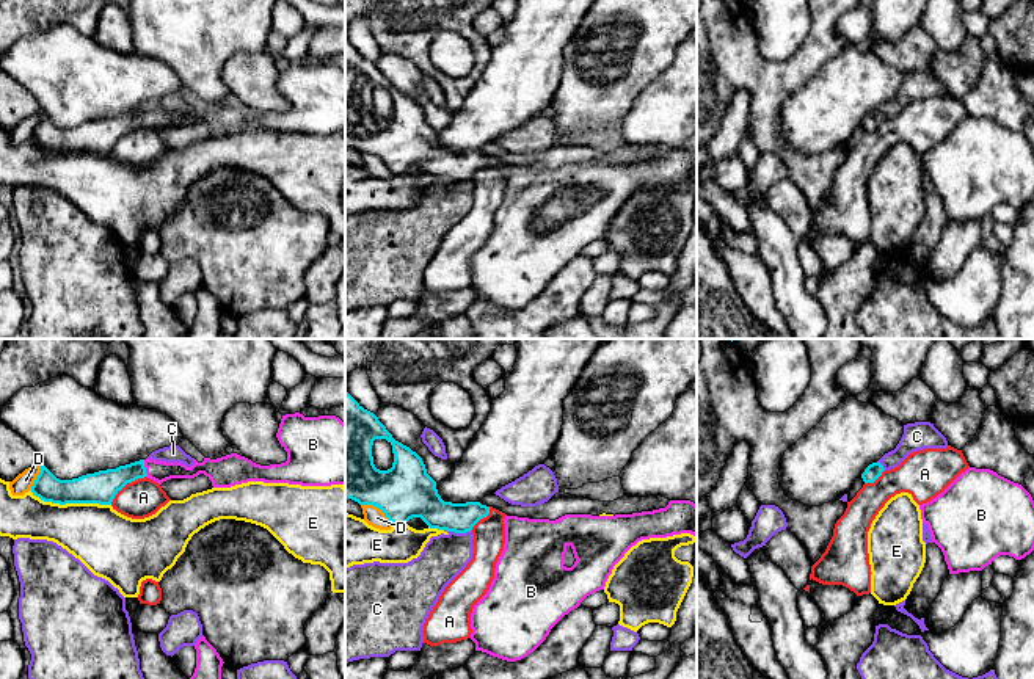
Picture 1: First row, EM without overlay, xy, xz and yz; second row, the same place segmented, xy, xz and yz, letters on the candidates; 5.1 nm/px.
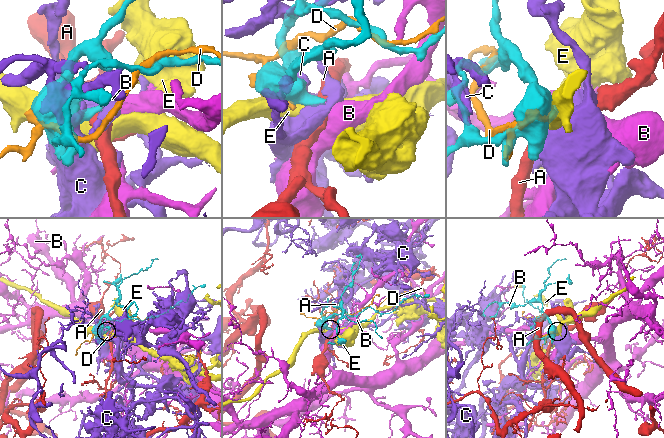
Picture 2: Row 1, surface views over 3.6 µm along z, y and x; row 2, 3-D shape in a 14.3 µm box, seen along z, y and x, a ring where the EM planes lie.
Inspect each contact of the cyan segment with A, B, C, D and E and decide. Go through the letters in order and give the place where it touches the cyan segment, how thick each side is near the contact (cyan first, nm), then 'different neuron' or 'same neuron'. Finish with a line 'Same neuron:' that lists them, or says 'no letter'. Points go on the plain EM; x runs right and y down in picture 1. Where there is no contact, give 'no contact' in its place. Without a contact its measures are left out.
A: xy (126, 132) | 160/200 nm | different neuron
B: xy (145, 116) | 160/110 nm | same neuron
C: xz (457, 181) | 190/220 nm | different neuron
D: xz (378, 156) | 280/100 nm | different neuron
E: xy (71, 151) | 160/320 nm | different neuron
Same neuron: B

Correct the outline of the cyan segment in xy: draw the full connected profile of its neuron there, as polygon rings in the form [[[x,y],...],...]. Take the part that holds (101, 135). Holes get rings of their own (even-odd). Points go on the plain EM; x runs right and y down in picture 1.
[[[286,63],[276,86],[287,100],[287,110],[281,113],[260,114],[237,102],[217,108],[204,107],[202,111],[195,108],[191,116],[146,107],[72,129],[60,129],[41,113],[31,141],[44,151],[60,154],[111,154],[115,144],[138,127],[147,125],[162,133],[171,127],[195,127],[199,122],[204,122],[213,136],[231,136],[248,130],[345,133],[345,72],[339,66]]]

